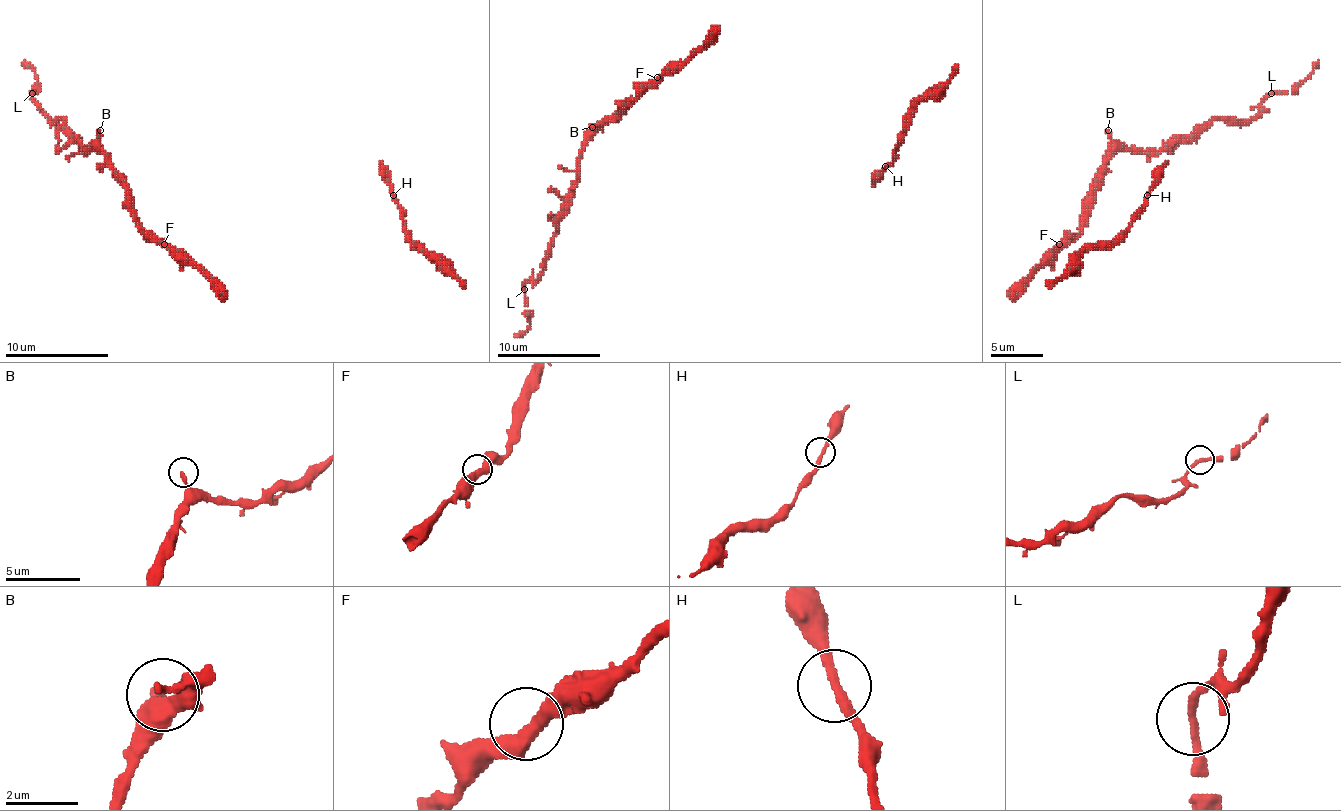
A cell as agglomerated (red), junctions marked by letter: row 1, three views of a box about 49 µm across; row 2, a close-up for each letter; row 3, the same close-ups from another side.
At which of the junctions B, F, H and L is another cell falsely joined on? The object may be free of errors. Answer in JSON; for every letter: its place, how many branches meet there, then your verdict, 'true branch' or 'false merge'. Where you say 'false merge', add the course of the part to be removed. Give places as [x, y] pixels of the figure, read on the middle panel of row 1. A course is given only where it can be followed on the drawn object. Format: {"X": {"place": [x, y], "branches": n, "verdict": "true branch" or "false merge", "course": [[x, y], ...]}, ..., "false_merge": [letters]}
{"B": {"place": [592, 127], "branches": 1, "verdict": "true branch"}, "F": {"place": [657, 77], "branches": 2, "verdict": "true branch"}, "H": {"place": [885, 166], "branches": 2, "verdict": "true branch"}, "L": {"place": [524, 289], "branches": 2, "verdict": "true branch"}, "false_merge": []}

